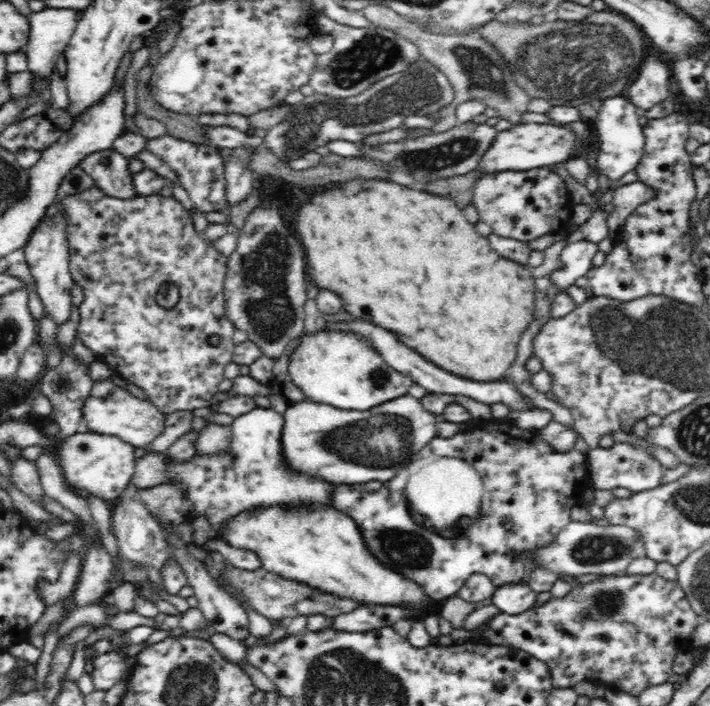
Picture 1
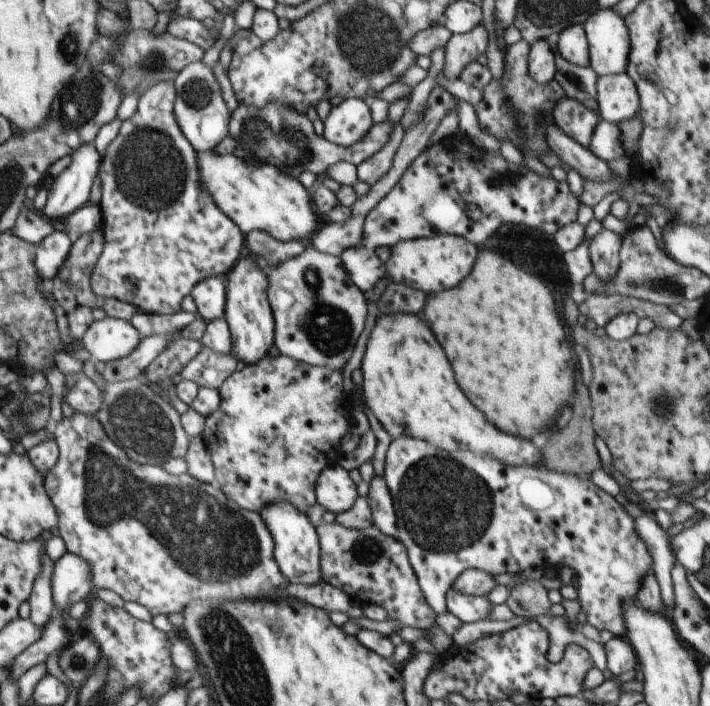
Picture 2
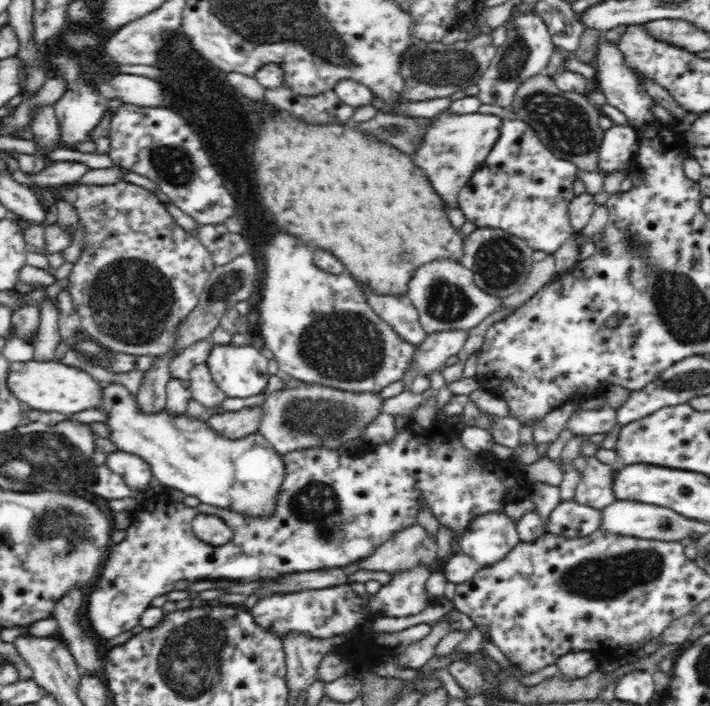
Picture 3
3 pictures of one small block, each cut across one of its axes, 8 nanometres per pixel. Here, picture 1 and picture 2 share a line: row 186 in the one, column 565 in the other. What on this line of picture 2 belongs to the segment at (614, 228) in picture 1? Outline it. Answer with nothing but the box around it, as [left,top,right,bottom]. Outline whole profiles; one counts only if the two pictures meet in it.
[536,615,607,671]

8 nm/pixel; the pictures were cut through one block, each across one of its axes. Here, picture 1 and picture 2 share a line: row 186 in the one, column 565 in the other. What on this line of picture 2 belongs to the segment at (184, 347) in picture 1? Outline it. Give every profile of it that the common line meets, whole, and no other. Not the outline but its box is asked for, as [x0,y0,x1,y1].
[475,39,567,159]

